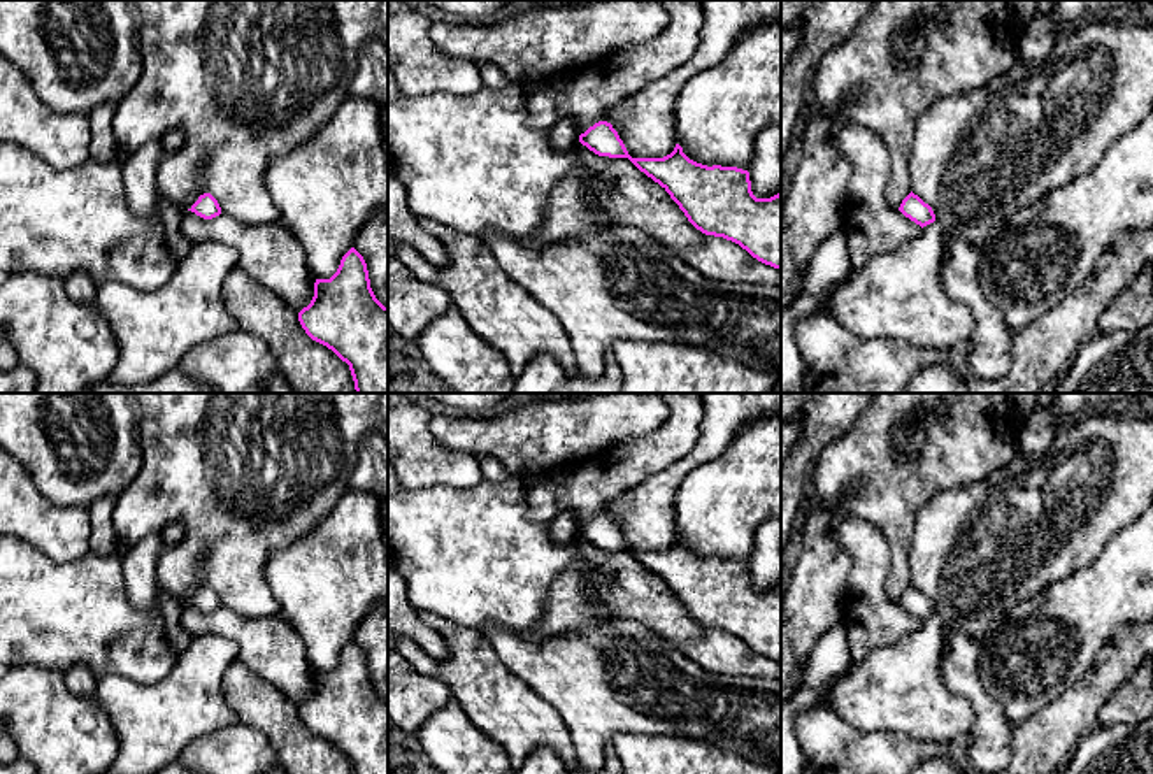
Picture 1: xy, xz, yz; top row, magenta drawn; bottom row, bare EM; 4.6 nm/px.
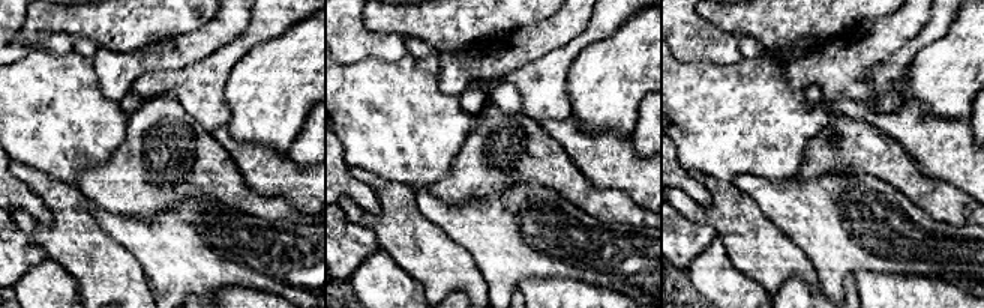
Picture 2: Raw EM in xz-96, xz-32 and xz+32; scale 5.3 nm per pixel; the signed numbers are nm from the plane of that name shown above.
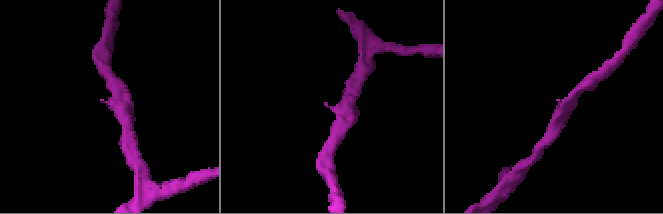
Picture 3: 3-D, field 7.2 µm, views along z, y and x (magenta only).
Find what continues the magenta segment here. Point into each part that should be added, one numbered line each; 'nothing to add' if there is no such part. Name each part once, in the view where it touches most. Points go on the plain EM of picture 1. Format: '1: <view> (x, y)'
nothing to add

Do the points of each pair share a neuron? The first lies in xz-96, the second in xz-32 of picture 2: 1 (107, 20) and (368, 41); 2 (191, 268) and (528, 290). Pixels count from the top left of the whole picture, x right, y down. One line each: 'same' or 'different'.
1: different
2: different

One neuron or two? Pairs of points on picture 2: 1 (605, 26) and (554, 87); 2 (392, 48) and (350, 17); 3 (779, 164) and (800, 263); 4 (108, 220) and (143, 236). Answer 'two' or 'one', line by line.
1: one
2: one
3: two
4: one

